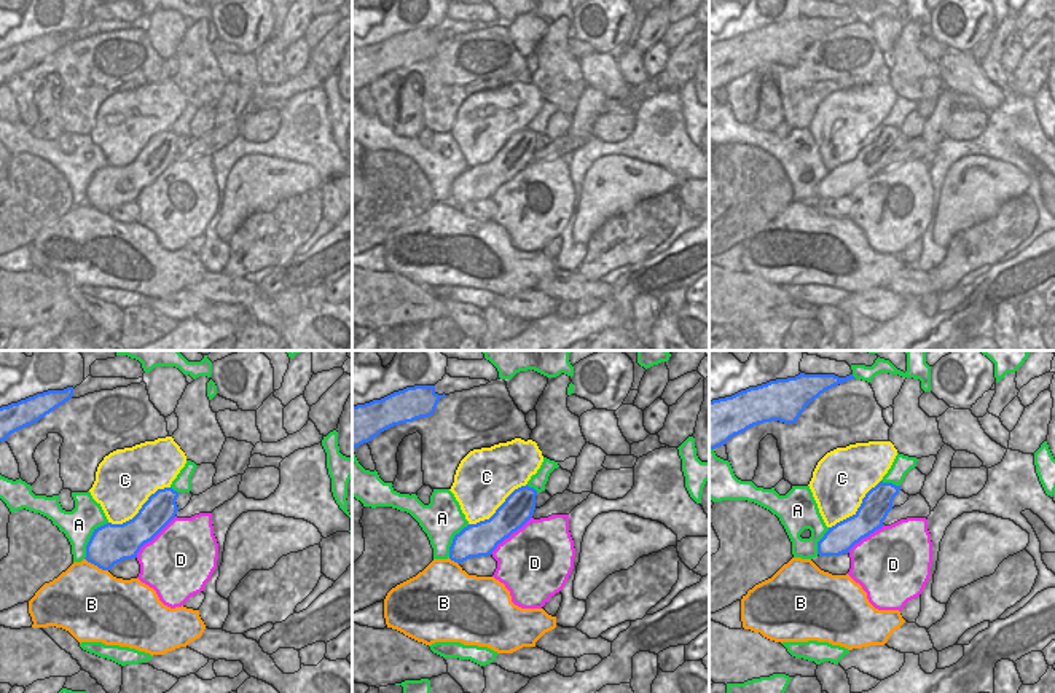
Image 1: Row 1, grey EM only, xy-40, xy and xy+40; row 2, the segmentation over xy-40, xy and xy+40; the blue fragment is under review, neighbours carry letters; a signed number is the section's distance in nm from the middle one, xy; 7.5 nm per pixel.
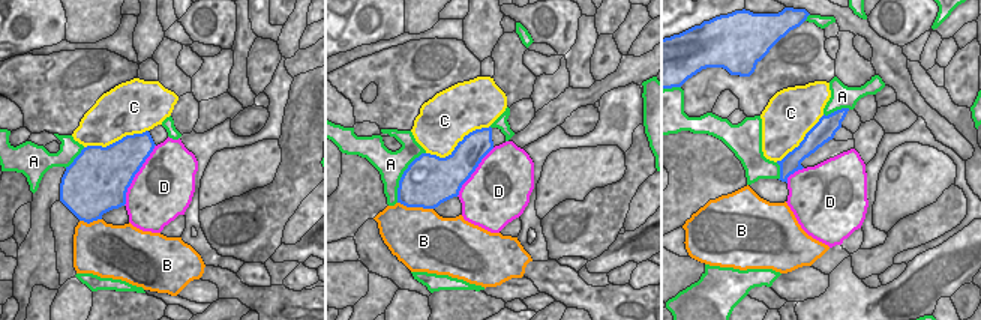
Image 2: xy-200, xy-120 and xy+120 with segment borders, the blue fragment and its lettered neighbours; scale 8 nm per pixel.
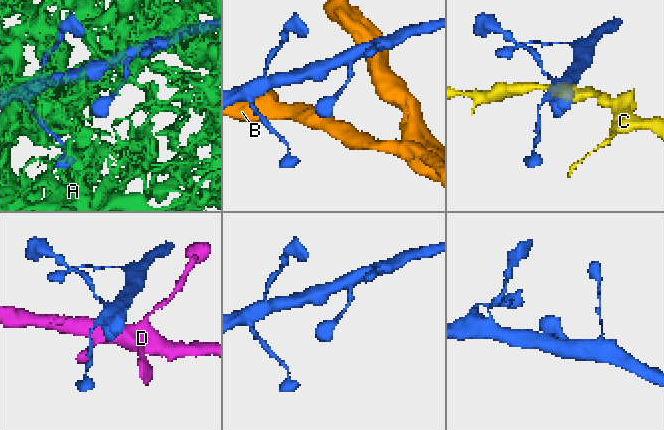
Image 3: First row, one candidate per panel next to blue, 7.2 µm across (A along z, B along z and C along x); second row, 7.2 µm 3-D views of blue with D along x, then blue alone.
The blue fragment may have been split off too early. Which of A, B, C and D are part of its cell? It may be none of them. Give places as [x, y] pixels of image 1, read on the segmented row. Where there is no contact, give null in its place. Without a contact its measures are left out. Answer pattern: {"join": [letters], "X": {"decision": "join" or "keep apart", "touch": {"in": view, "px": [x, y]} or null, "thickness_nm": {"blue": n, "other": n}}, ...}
{"join": [], "A": {"decision": "keep apart", "touch": {"in": "xy-40", "px": [90, 539]}, "thickness_nm": {"blue": 320, "other": 240}}, "B": {"decision": "keep apart", "touch": {"in": "xy-40", "px": [96, 564]}, "thickness_nm": {"blue": 320, "other": 460}}, "C": {"decision": "keep apart", "touch": {"in": "xy-40", "px": [141, 508]}, "thickness_nm": {"blue": 240, "other": 440}}, "D": {"decision": "keep apart", "touch": {"in": "xy-40", "px": [153, 537]}, "thickness_nm": {"blue": 260, "other": 500}}}

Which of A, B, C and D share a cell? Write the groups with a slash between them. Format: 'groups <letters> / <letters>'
groups A / B / C / D

